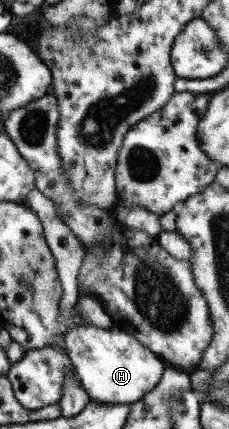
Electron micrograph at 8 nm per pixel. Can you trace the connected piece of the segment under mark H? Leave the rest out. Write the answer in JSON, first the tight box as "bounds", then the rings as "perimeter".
{"bounds":[62,325,165,405],"perimeter":[[[91,325],[73,327],[63,334],[62,342],[63,351],[71,361],[75,377],[90,400],[95,403],[109,405],[137,403],[159,382],[165,369],[163,362],[148,348],[143,347],[133,337],[114,328],[103,329]]]}

